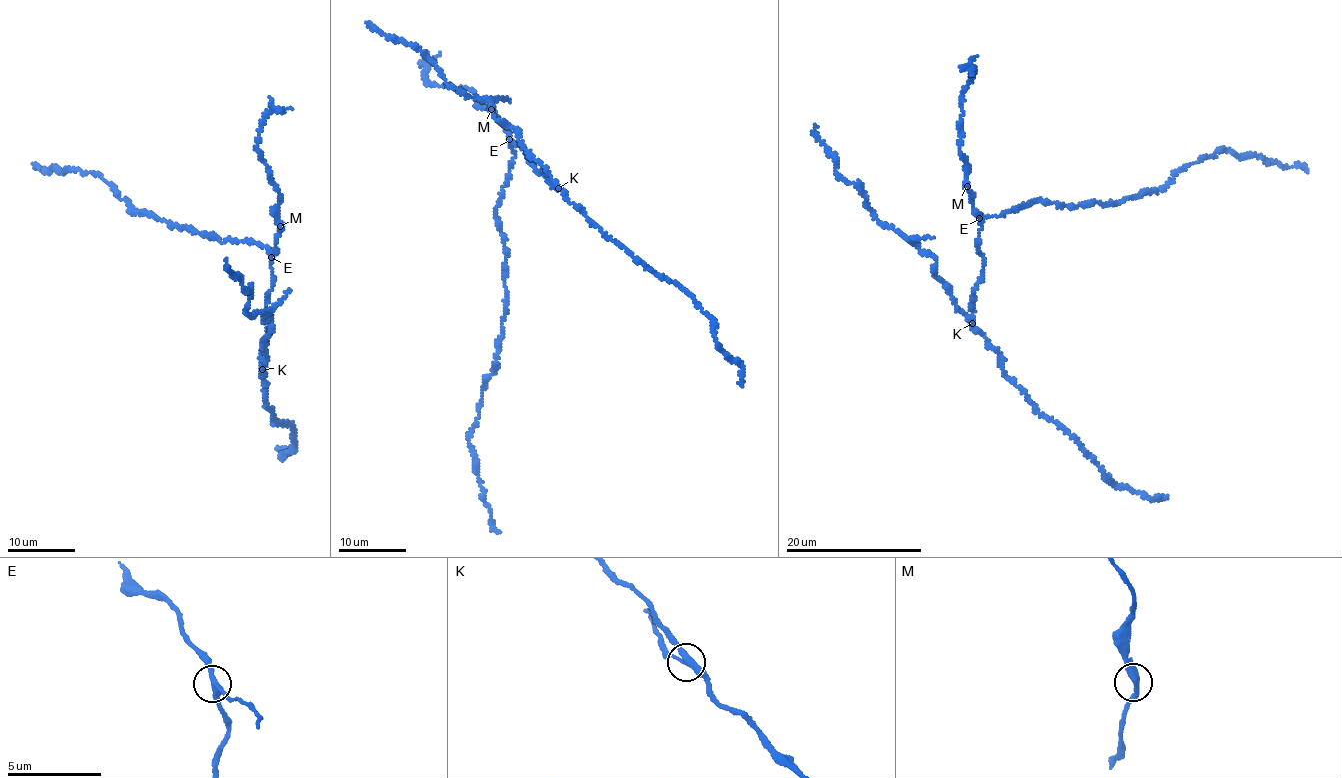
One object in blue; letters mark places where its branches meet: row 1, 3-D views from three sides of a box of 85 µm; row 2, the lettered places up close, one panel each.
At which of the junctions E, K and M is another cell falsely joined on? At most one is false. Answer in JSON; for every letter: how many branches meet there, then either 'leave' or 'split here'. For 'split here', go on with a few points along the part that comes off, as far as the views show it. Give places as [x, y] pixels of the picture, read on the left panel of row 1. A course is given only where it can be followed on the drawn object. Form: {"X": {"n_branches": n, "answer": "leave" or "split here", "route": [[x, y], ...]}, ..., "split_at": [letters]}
{"E": {"n_branches": 3, "answer": "leave"}, "K": {"n_branches": 3, "answer": "split here", "route": [[263, 369], [265, 405], [294, 434], [294, 448], [282, 458], [289, 453], [278, 449]]}, "M": {"n_branches": 2, "answer": "leave"}, "split_at": ["K"]}

